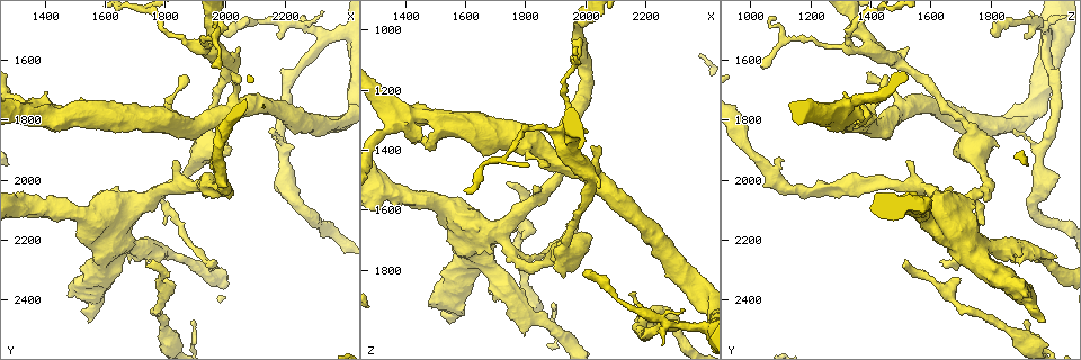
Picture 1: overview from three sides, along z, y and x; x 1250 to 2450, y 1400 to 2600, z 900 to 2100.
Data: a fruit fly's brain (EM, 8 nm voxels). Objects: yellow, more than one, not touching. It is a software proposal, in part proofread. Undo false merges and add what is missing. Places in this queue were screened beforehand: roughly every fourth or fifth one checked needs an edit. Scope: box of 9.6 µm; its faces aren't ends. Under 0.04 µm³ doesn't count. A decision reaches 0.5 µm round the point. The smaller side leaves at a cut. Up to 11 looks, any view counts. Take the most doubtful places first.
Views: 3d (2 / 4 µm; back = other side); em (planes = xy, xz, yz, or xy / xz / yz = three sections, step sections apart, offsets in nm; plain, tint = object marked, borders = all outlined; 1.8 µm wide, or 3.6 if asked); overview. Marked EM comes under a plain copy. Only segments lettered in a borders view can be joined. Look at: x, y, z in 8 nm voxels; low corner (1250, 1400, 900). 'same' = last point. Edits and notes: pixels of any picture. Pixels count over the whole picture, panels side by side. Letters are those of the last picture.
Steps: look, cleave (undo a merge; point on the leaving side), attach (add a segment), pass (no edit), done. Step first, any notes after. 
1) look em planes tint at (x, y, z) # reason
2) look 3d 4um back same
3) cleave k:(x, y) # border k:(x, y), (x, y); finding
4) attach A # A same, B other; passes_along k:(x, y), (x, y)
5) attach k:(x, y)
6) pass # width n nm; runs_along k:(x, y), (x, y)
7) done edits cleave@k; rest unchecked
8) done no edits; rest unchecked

look em planes borders at (1740, 2280, 1500) # free end

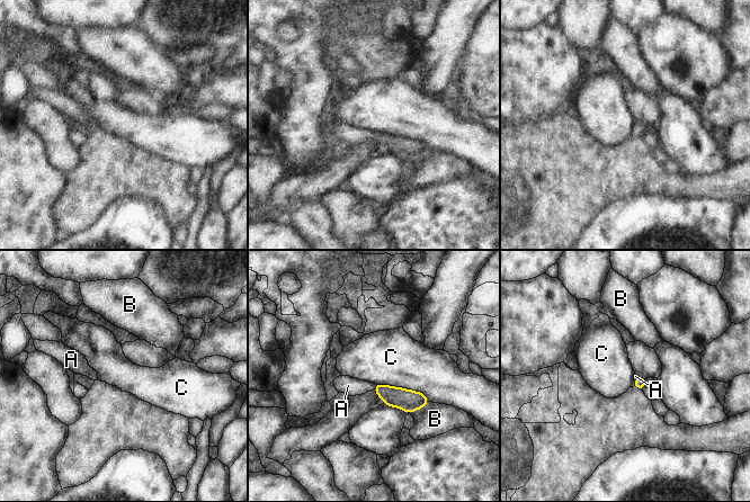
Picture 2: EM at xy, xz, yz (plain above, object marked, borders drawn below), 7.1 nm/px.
attach A # A same, B other, C other; the neuron continues

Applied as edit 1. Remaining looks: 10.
look 3d 2um at (2350, 1520, 1990) # arms part here

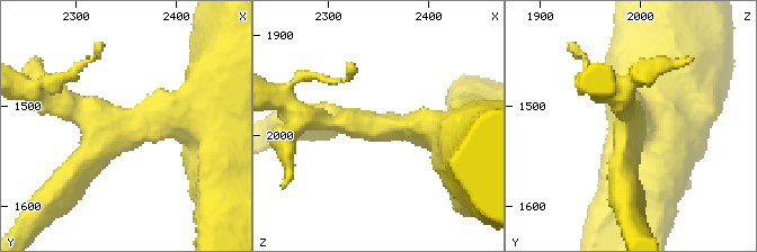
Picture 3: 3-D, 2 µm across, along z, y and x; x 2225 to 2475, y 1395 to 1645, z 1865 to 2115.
look em planes tint at (2344, 1522, 1990) # arms 3; arm_widths 220, 240, 600 nm; need the tissue

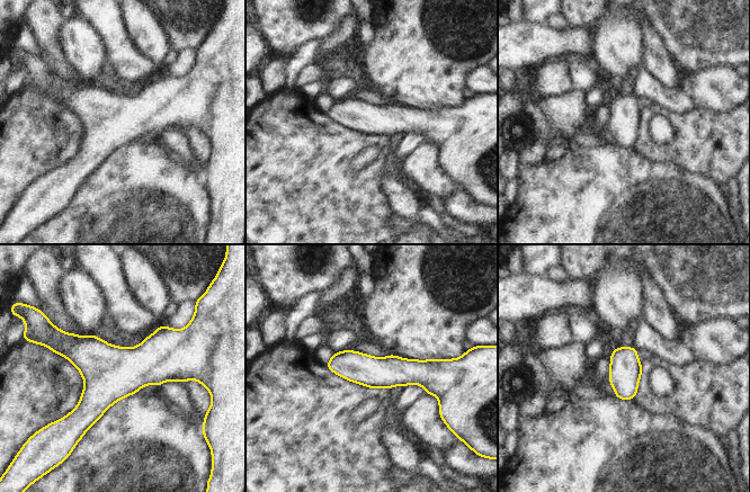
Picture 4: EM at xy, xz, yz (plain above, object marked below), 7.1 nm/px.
look em planes borders same # see the neighbours

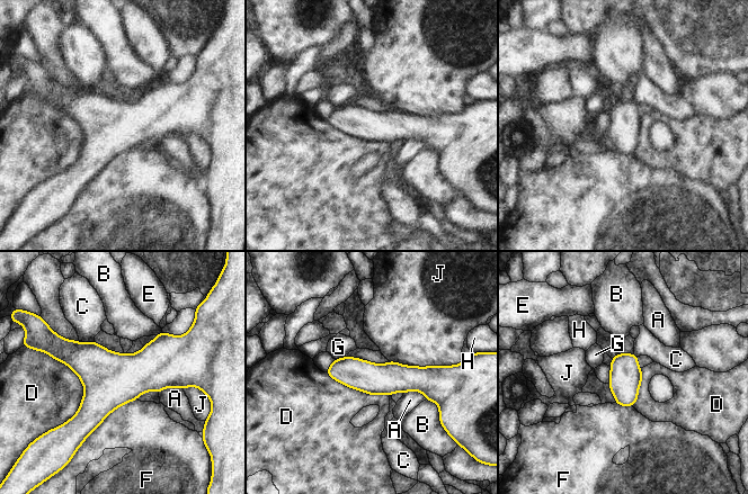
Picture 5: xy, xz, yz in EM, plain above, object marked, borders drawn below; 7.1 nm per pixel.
pass # width 220 nm; A other, B other, C other, D other, E other, F other, G other, H other, J other; border 5:(45, 351), (83, 387), (59, 427); all the same neuron

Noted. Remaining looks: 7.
look 3d 2um at (1820, 1930, 1530) # free end

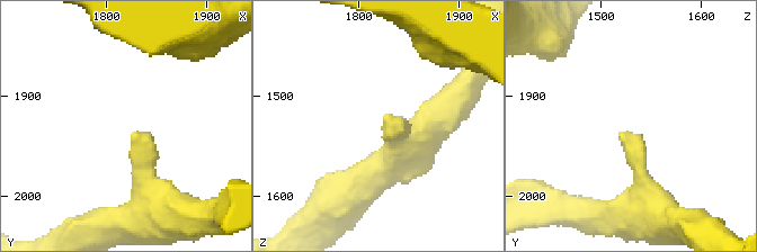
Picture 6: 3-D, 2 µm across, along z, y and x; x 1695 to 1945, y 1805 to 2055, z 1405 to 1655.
look em planes borders at (1828, 1936, 1522)

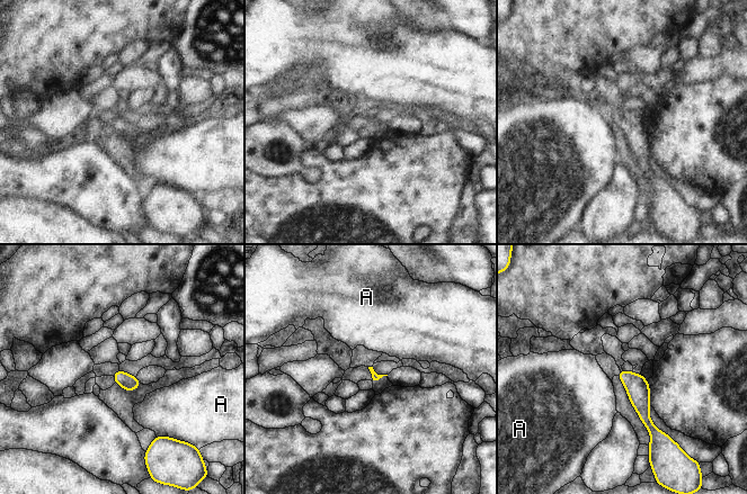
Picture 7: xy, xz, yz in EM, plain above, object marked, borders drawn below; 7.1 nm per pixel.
pass # A other; border 7:(162, 434), (157, 437); no lettered segment goes on from it

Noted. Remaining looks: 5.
look em 3.6um xz step 16 tint at (1580, 2050, 1640) # branch stops here

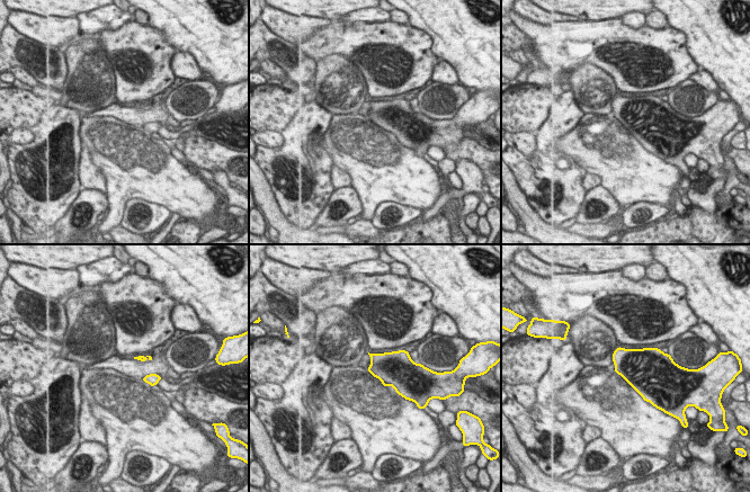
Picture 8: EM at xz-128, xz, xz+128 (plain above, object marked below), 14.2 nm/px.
look em 3.6um planes borders same

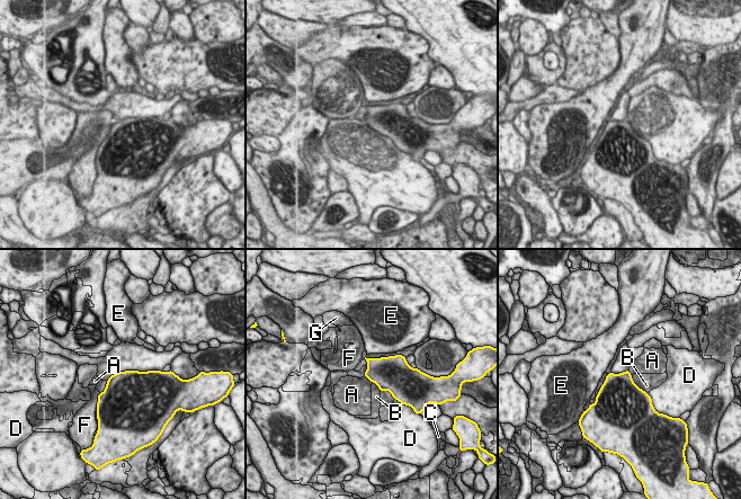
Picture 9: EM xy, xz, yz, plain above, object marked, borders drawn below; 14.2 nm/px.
pass # A other, B other, C other, D other, E other, F other, G other; none of them fits

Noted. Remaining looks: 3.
done edits attach@2; rest unchecked

